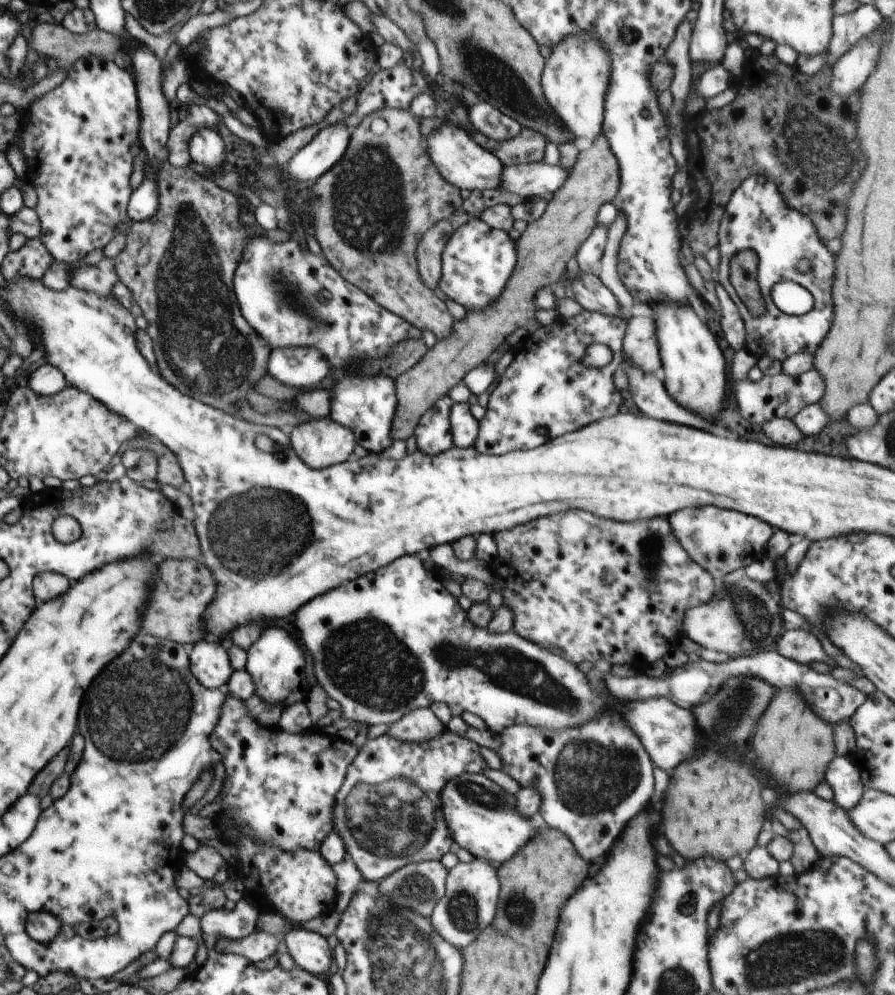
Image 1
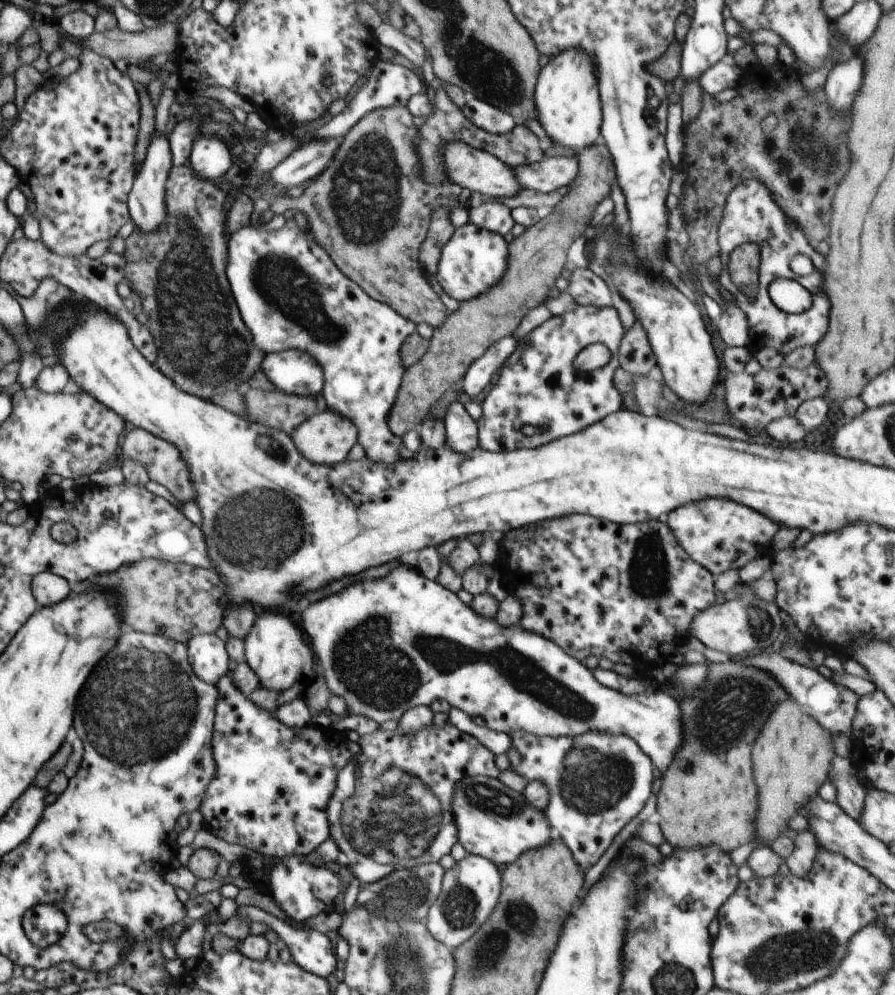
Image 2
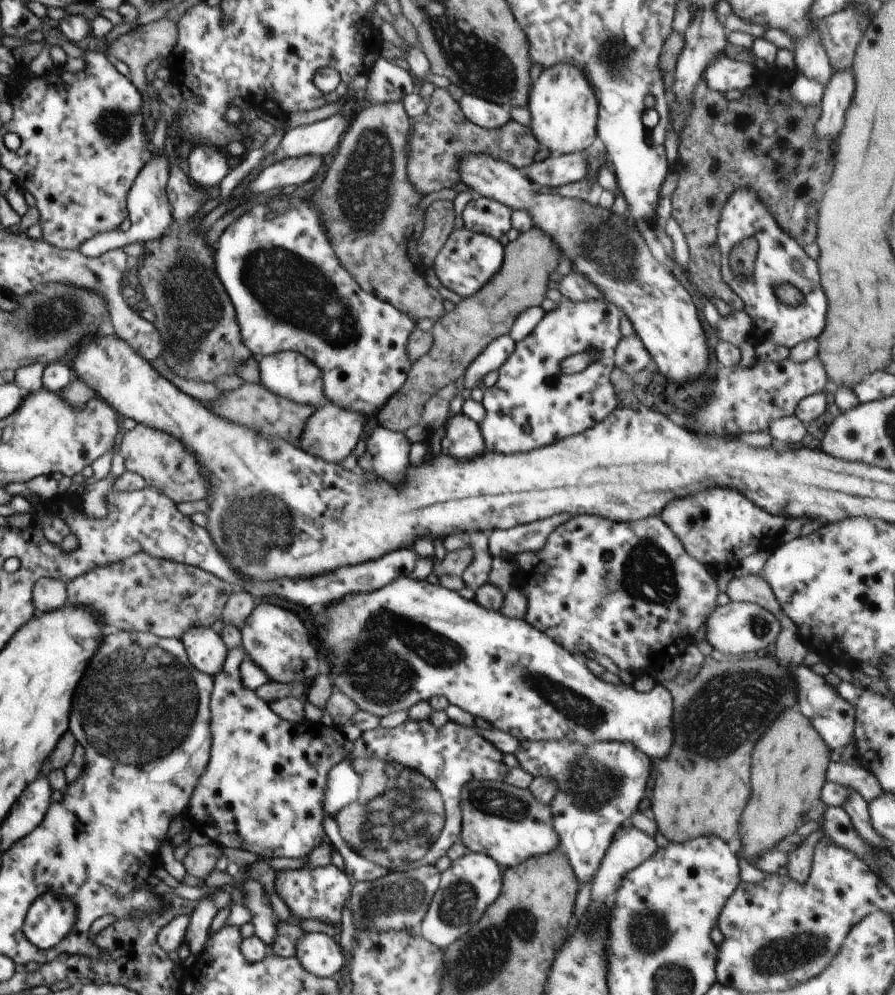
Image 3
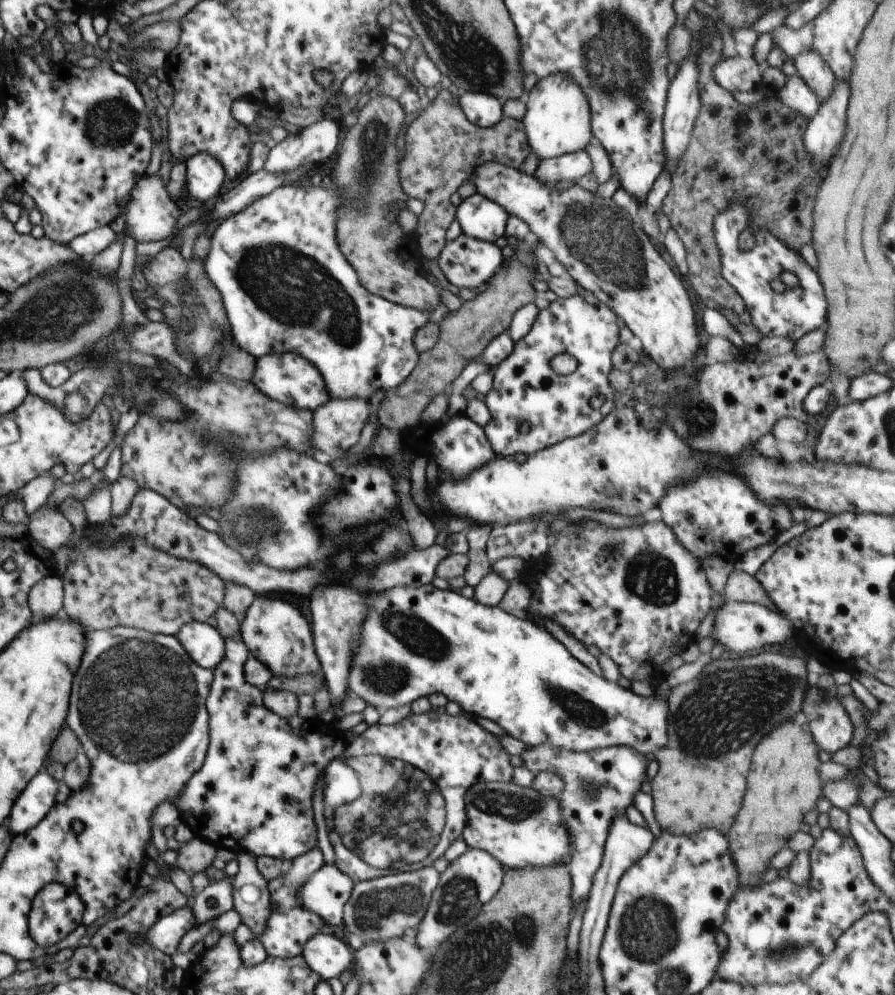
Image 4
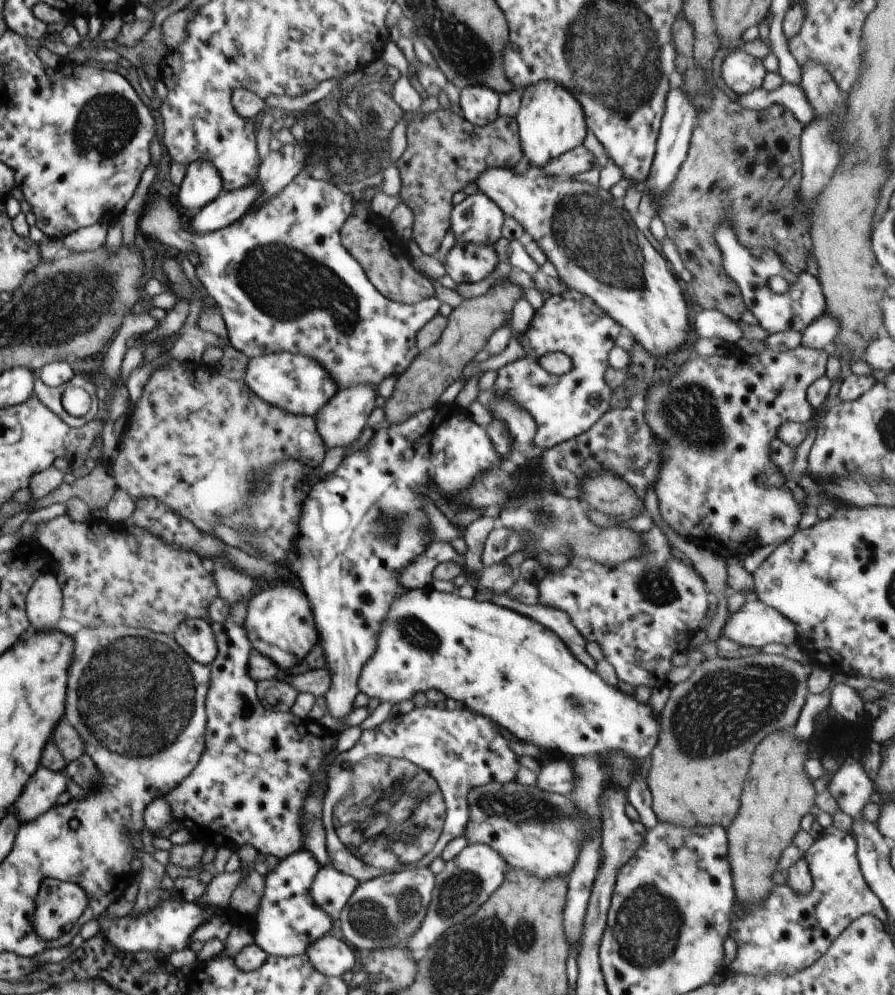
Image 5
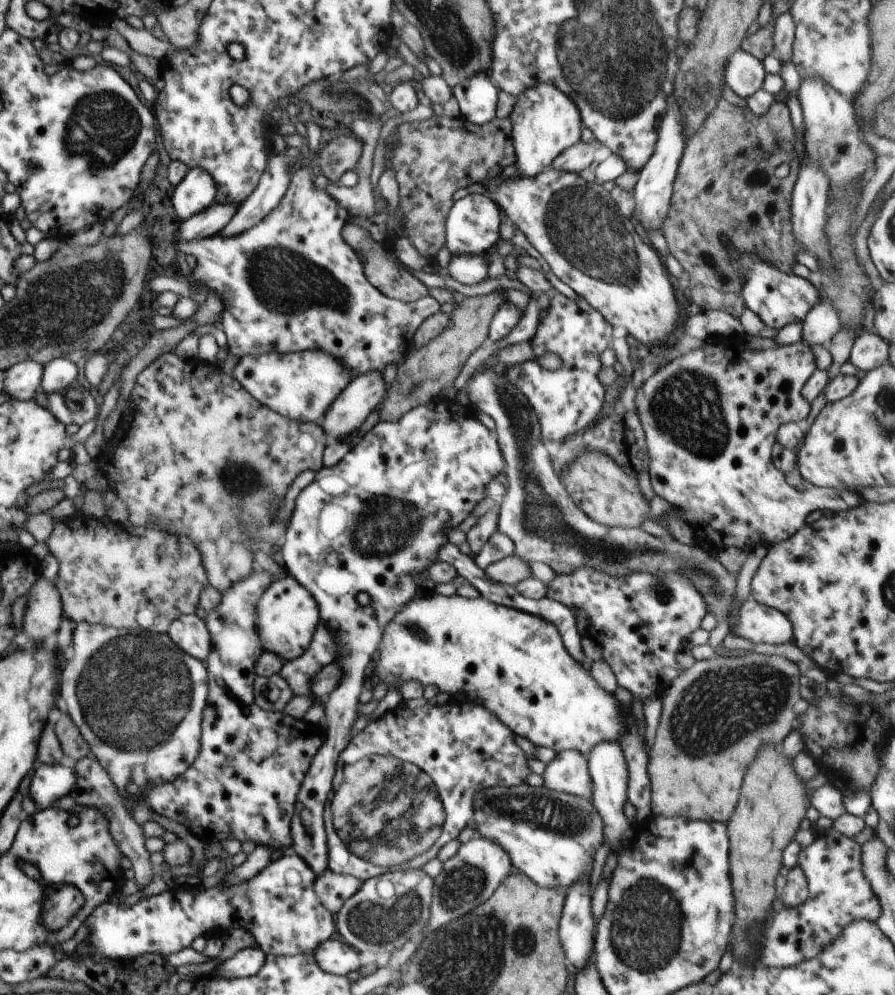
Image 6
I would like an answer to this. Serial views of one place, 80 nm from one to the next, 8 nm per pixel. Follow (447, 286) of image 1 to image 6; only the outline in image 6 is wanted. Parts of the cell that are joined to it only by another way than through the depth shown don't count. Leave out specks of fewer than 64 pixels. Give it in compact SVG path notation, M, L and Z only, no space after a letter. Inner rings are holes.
M486 254L454 255L448 264L449 275L460 284L473 285L488 278Z

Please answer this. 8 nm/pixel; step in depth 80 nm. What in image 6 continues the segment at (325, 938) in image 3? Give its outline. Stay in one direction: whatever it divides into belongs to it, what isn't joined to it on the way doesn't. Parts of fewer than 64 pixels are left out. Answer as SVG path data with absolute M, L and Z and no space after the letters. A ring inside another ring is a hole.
M332 938L322 942L313 954L316 963L324 972L341 976L356 974L362 968L359 955L347 943Z

